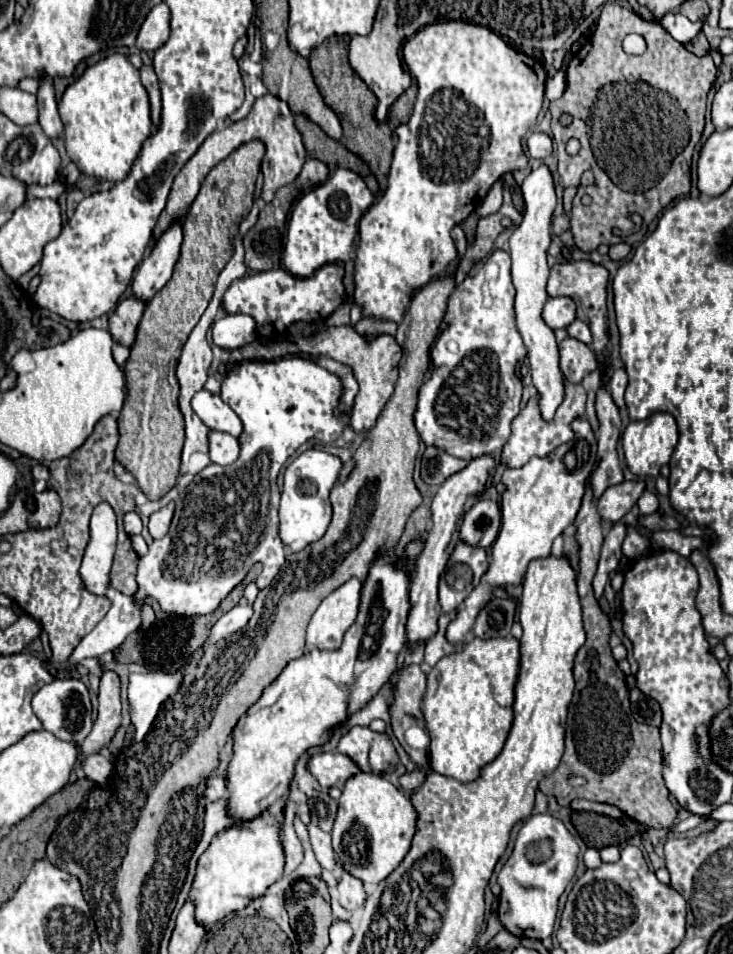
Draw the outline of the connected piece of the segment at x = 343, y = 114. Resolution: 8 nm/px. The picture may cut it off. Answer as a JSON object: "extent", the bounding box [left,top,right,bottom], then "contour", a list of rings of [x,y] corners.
{"extent":[310,36,394,187],"contour":[[[332,36],[318,45],[312,55],[310,55],[310,67],[312,67],[312,75],[316,79],[316,85],[326,101],[326,105],[340,117],[342,127],[344,127],[344,145],[356,153],[358,157],[362,157],[370,171],[374,173],[374,177],[378,179],[380,187],[386,187],[386,177],[388,177],[388,169],[390,169],[390,161],[392,161],[394,145],[392,144],[393,131],[390,131],[388,123],[380,123],[374,119],[374,111],[376,111],[376,97],[372,97],[374,93],[362,83],[362,79],[352,71],[348,61],[348,45],[342,36]]]}

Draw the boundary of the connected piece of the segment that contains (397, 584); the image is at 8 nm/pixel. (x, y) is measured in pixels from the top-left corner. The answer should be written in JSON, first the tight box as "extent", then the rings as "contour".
{"extent":[228,559,410,821],"contour":[[[376,559],[370,567],[368,579],[362,587],[360,611],[356,623],[346,631],[342,647],[336,651],[310,651],[300,659],[290,661],[280,677],[270,683],[262,697],[248,709],[248,713],[234,727],[234,757],[228,767],[228,789],[230,789],[230,813],[238,821],[248,821],[260,815],[264,809],[272,807],[276,799],[288,793],[290,781],[294,777],[294,765],[302,753],[310,747],[326,745],[334,727],[344,723],[354,711],[366,707],[366,703],[380,691],[384,683],[388,683],[390,675],[396,671],[396,659],[402,647],[406,645],[406,617],[410,611],[408,603],[410,577],[404,571],[398,571],[392,563]]]}

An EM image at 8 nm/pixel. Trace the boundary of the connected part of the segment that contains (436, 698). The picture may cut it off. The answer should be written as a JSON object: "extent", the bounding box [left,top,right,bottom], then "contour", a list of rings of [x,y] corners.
{"extent":[424,639,520,781],"contour":[[[478,639],[466,643],[462,651],[454,651],[440,659],[428,675],[428,689],[424,695],[424,719],[430,733],[430,767],[446,777],[458,781],[472,781],[478,777],[480,767],[490,763],[504,747],[514,721],[514,683],[518,681],[520,641],[506,639]]]}

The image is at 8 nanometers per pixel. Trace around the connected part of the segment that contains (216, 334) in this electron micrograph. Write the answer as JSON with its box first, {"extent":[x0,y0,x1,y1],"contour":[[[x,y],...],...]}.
{"extent":[212,315,258,349],"contour":[[[224,315],[212,327],[212,339],[216,345],[226,349],[242,347],[258,335],[254,319],[250,315]]]}

